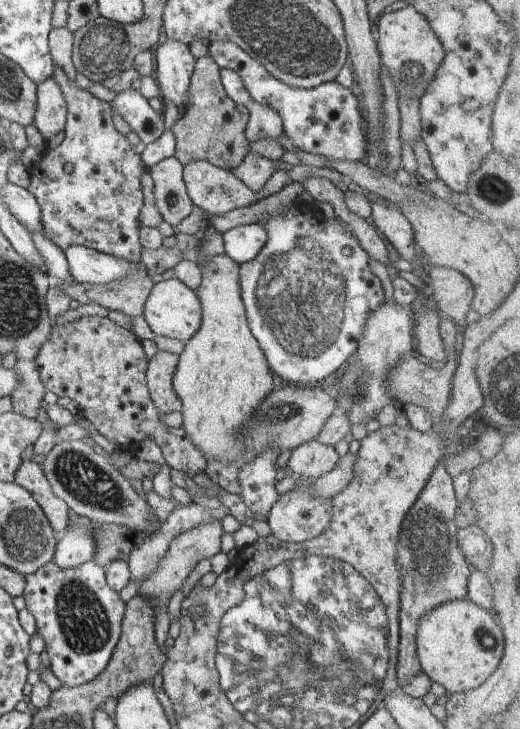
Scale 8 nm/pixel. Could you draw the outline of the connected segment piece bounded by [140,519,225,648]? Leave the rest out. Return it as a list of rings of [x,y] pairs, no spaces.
[[[212,519],[207,523],[196,525],[186,532],[177,534],[171,539],[168,552],[162,559],[159,567],[143,579],[140,586],[140,595],[148,597],[155,606],[155,639],[161,648],[164,648],[164,642],[168,638],[168,629],[170,618],[167,606],[172,595],[180,589],[184,580],[186,580],[190,571],[205,558],[211,559],[221,552],[220,538],[225,533],[222,529],[222,520]]]

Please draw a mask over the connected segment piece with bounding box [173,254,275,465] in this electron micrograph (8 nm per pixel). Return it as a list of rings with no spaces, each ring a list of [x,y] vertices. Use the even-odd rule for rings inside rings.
[[[228,255],[206,258],[201,264],[201,288],[196,291],[201,300],[201,327],[185,343],[183,352],[174,371],[173,389],[181,400],[182,428],[189,441],[208,460],[217,460],[223,465],[232,464],[245,452],[242,430],[250,422],[250,416],[258,410],[268,395],[275,389],[273,372],[264,351],[250,330],[245,308],[241,299],[239,264]]]

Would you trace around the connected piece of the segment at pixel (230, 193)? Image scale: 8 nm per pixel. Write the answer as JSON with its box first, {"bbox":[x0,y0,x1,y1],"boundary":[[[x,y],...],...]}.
{"bbox":[183,161,259,218],"boundary":[[[192,161],[190,164],[183,165],[183,181],[190,200],[194,205],[199,206],[208,218],[229,213],[240,207],[248,207],[259,196],[259,193],[240,181],[233,171],[221,169],[208,161]]]}

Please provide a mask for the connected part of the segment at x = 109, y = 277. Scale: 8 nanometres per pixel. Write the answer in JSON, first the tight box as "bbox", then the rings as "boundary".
{"bbox":[65,245,141,285],"boundary":[[[70,245],[65,250],[65,257],[75,282],[85,285],[109,283],[131,273],[141,264],[129,263],[84,245]]]}

